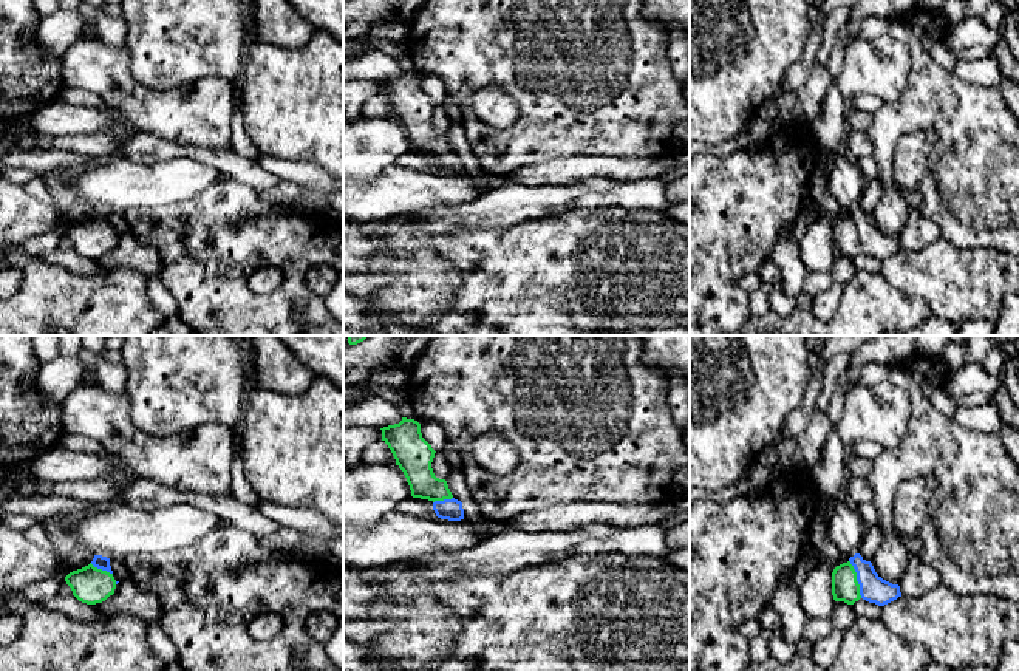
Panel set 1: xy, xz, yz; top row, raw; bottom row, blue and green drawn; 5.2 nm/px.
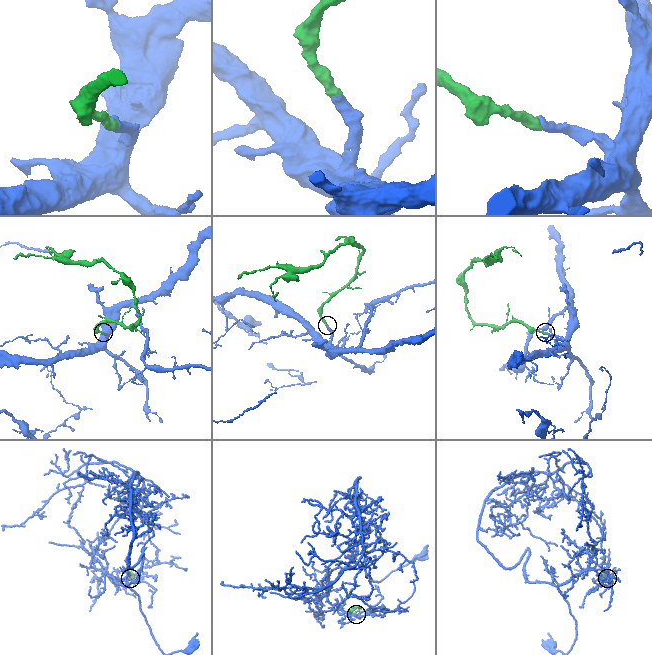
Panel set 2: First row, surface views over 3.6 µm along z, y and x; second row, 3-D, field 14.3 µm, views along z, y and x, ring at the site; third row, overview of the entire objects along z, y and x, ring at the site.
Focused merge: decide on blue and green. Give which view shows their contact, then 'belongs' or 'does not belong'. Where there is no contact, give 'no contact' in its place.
meets blue in yz; belongs

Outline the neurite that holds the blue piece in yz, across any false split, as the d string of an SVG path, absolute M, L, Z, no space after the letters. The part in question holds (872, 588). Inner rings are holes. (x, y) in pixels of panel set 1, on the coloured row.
M860 553L832 572L832 595L835 601L854 605L860 598L884 606L901 597L900 586L883 580Z

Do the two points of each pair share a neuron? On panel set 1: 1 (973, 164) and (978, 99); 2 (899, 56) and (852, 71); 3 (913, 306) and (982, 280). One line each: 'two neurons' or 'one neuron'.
1: one neuron
2: one neuron
3: two neurons

